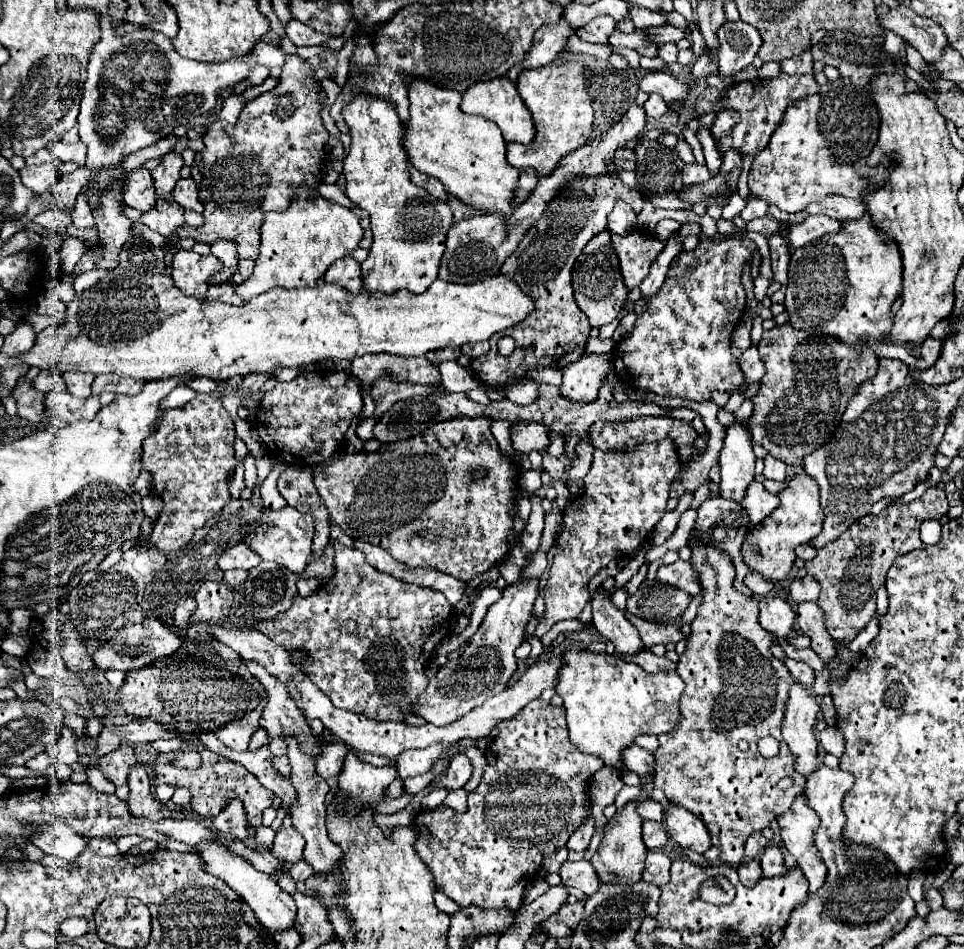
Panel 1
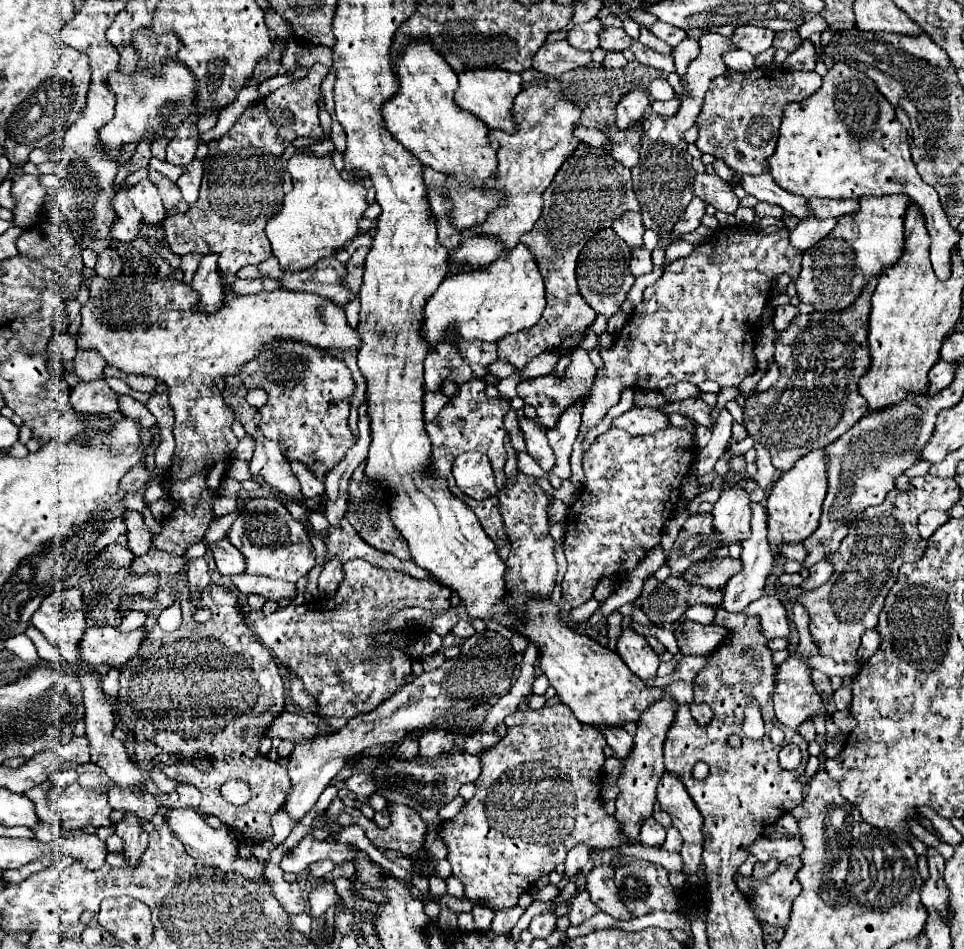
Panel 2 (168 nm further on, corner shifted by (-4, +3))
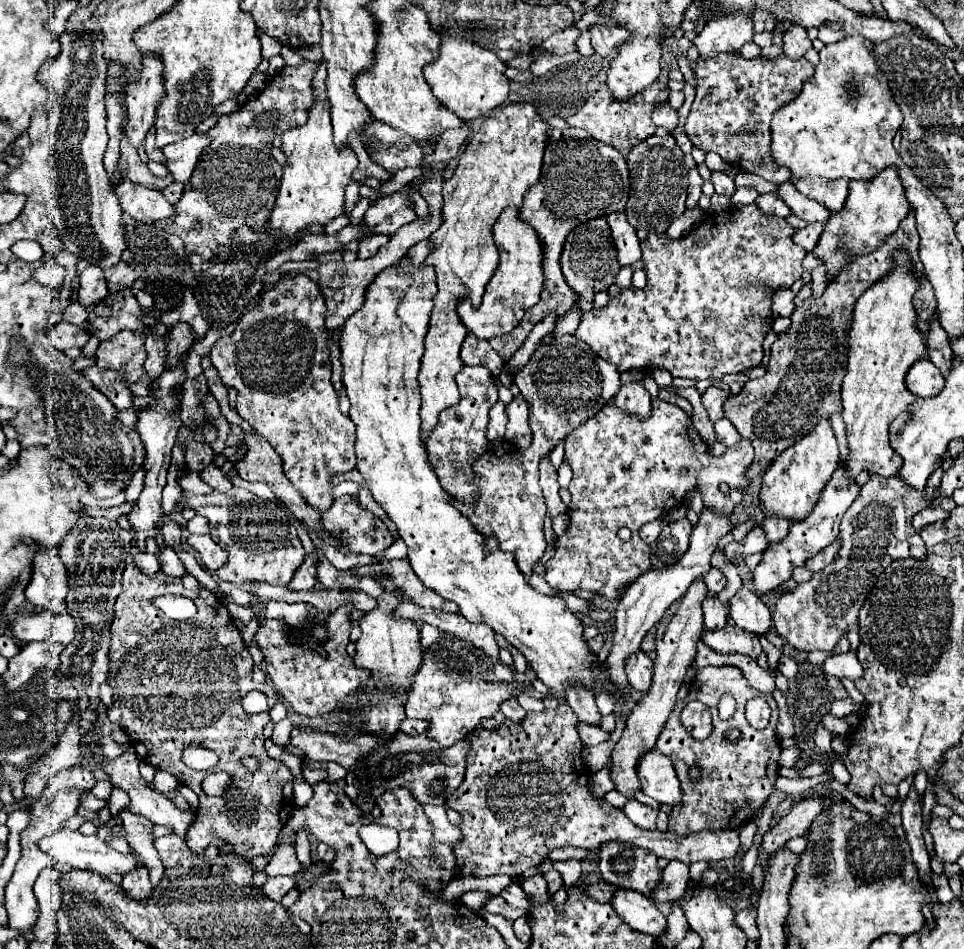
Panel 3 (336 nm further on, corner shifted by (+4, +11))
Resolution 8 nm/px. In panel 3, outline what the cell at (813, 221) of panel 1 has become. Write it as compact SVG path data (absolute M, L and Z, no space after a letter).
M808 224L806 228L802 228L794 234L794 242L800 244L806 252L812 252L818 244L818 238L820 238L822 230L824 230L824 226L820 226L820 224Z

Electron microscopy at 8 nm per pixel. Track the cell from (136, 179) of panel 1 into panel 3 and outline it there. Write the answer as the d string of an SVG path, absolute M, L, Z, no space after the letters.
M122 182L114 188L122 212L130 214L134 220L166 220L176 214L174 206L164 198L160 190L136 186L132 182Z

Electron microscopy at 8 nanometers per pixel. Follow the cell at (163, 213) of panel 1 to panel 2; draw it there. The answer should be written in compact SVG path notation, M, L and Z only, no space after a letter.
M150 170L150 180L158 186L158 192L160 192L160 196L162 196L162 202L164 202L166 212L168 212L168 214L176 212L176 204L180 202L182 194L180 194L180 190L174 186L174 182L170 182L166 176L162 176L162 174L156 172L156 170Z

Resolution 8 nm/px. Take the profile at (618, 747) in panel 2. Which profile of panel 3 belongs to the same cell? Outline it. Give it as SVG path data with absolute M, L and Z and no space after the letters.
M570 684L566 688L566 702L568 706L574 710L574 714L578 716L578 720L588 722L588 724L598 724L600 722L600 712L596 708L594 702L594 692L580 686L580 684Z

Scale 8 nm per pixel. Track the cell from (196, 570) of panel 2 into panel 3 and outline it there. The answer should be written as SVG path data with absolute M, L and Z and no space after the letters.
M168 520L166 526L162 526L162 534L164 534L164 540L166 540L166 544L168 544L170 548L182 550L182 544L180 544L180 542L182 542L182 530L180 530L178 522Z

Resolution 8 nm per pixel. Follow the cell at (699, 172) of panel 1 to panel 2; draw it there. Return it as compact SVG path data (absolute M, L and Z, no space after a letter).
M696 174L692 192L700 200L712 204L716 210L722 210L726 214L734 214L738 210L736 194L728 186L728 182L722 180L718 174Z

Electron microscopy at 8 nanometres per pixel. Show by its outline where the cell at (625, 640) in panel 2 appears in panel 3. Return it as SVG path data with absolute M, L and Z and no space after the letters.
M640 652L634 654L632 658L628 658L626 662L626 674L628 674L628 682L634 690L638 690L640 694L646 694L650 684L652 684L652 660Z

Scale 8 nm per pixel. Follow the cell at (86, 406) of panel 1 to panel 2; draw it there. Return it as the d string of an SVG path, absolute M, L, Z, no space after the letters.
M106 380L80 382L70 390L70 404L78 414L108 414L118 410L118 396Z

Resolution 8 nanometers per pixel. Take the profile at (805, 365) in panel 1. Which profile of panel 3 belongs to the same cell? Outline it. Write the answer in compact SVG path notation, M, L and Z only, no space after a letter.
M914 210L900 222L900 228L872 254L852 258L838 274L832 278L818 298L806 298L796 306L790 316L792 326L788 332L778 334L778 340L772 346L770 362L766 374L756 380L748 380L740 394L724 404L724 418L728 418L742 438L750 440L756 456L746 470L748 478L764 474L780 452L804 438L822 418L830 418L840 410L840 382L846 374L846 356L848 356L848 332L852 322L854 302L862 296L868 286L874 286L892 270L892 254L896 250L908 252L912 266L921 283L913 298L914 309L918 314L917 322L927 321L936 311L936 299L933 288L924 274L924 267L918 256L920 238L916 232Z

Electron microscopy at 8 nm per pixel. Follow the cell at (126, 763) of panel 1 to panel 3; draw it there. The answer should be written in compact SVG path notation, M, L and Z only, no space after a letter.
M124 814L124 832L126 832L126 840L128 844L134 848L134 852L142 858L142 864L148 868L150 874L150 882L156 888L160 884L160 880L164 878L164 864L154 848L154 836L152 836L152 828L154 824L148 822L142 816L136 814Z

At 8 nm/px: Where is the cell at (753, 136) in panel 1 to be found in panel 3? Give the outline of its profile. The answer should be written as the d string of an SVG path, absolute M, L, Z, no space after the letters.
M722 52L714 58L696 58L694 74L698 80L696 100L686 122L686 136L692 146L704 152L716 152L724 162L758 174L768 182L786 182L792 172L772 162L770 118L800 94L802 84L814 74L814 66L806 58L792 60L786 54L746 60L738 52Z

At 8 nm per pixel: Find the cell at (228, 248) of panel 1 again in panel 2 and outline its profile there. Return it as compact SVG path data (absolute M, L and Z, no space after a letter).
M206 254L200 260L200 266L194 274L192 288L200 292L200 308L206 312L218 310L224 304L226 296L226 282L222 280L222 274L218 270L218 256L216 254Z

